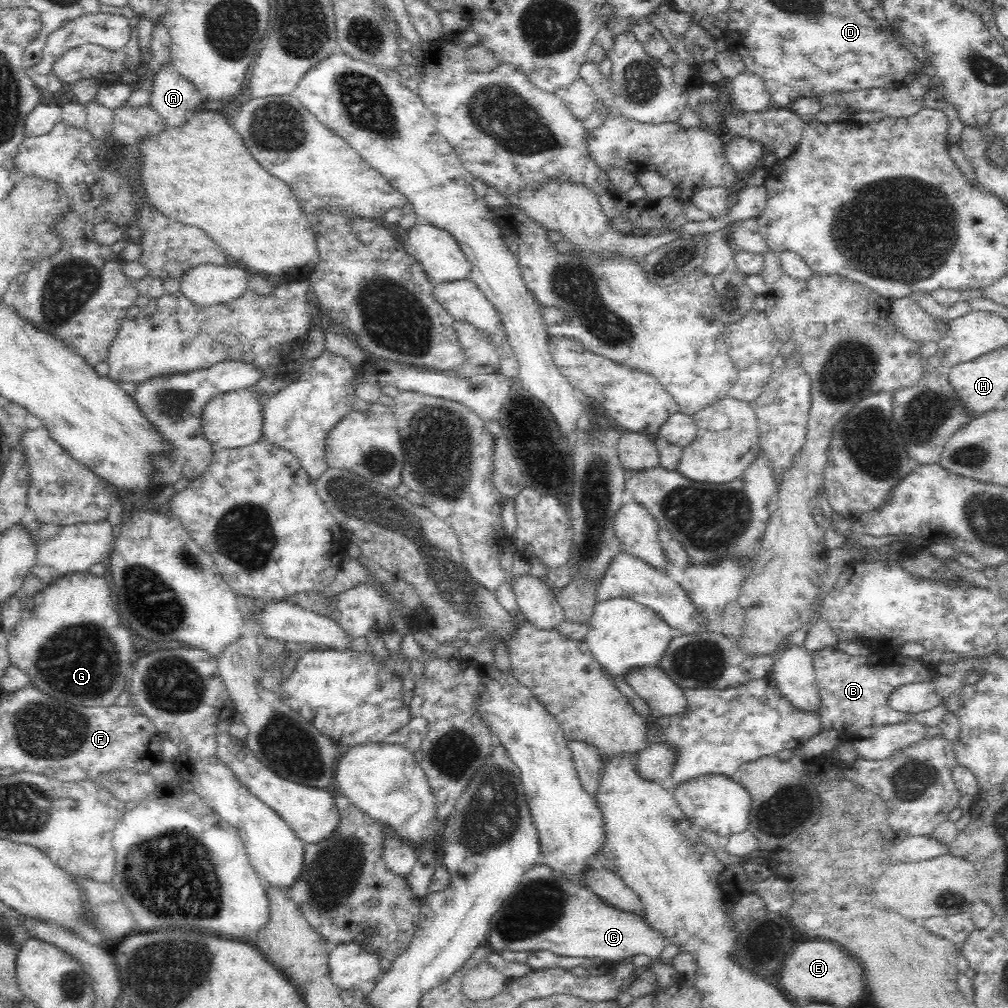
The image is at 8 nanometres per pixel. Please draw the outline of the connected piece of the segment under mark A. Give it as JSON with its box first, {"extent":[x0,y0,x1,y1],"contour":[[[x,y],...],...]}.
{"extent":[149,60,201,126],"contour":[[[171,60],[155,72],[149,105],[163,118],[165,125],[180,126],[186,122],[201,100],[196,87],[178,74]]]}

